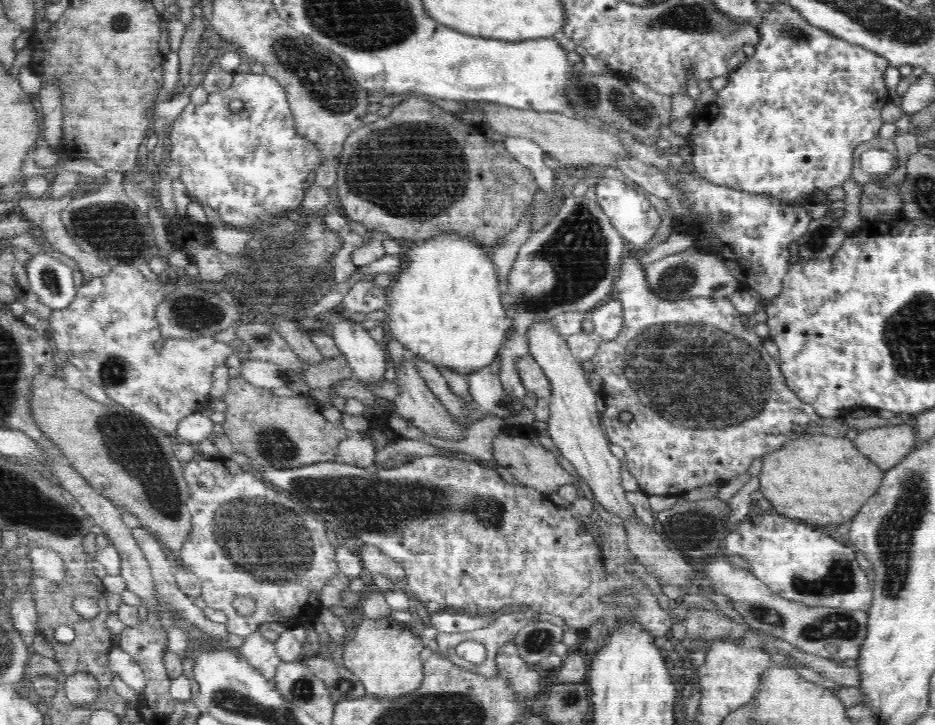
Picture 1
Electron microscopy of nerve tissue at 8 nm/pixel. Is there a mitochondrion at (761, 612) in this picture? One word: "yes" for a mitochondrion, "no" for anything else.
yes

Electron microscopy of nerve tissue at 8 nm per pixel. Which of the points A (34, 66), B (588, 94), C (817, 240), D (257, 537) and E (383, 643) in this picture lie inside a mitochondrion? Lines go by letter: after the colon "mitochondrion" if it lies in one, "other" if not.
A: other
B: mitochondrion
C: mitochondrion
D: mitochondrion
E: other

